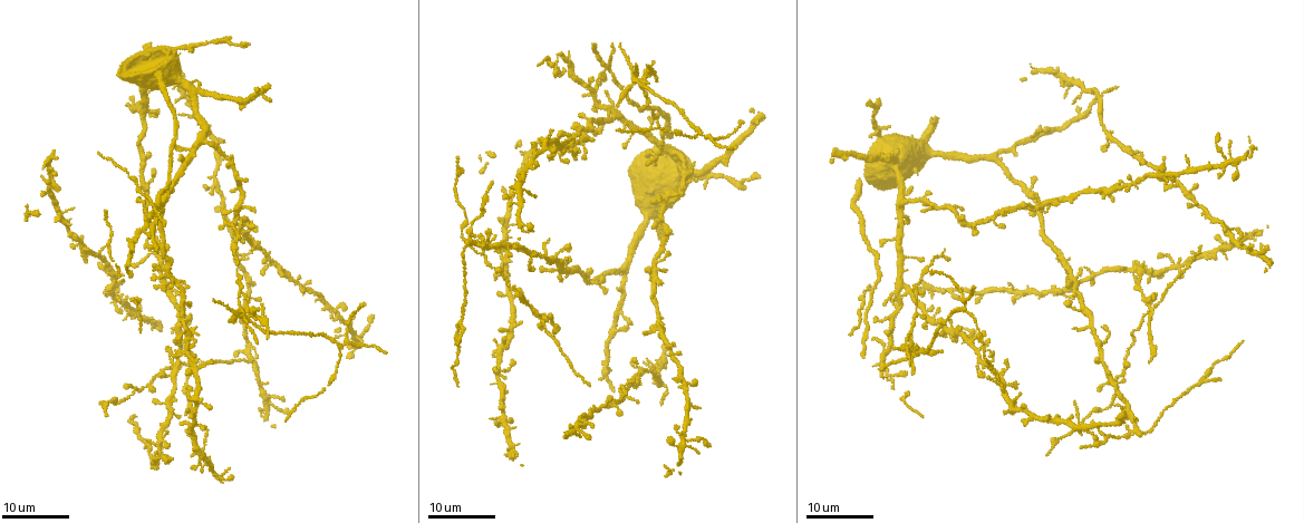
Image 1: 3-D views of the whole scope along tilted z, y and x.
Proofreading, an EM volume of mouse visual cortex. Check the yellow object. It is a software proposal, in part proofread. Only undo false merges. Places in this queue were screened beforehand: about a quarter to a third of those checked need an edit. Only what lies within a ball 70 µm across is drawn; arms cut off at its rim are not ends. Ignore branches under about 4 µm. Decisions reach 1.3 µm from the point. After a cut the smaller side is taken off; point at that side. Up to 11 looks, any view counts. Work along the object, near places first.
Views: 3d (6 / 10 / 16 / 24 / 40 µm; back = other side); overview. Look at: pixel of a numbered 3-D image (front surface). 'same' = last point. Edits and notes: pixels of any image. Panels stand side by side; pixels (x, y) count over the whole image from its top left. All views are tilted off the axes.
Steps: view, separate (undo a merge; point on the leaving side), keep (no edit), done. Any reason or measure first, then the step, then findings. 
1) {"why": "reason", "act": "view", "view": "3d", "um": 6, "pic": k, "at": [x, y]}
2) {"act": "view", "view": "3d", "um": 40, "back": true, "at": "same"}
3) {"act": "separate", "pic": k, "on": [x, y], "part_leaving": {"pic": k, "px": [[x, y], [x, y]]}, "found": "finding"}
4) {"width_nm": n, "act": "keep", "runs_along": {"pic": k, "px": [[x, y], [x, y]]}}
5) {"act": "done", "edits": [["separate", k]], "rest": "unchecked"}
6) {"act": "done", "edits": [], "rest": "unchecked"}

{"why": "a fork", "act": "view", "view": "3d", "um": 16, "pic": 1, "at": [146, 384]}

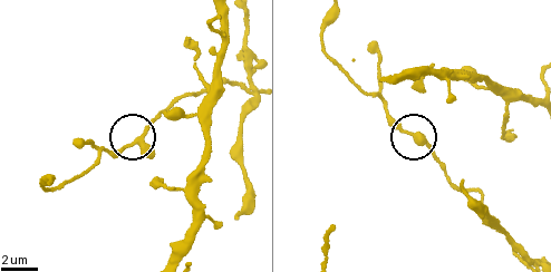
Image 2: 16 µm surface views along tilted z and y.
{"act": "view", "view": "3d", "um": 6, "pic": 2, "at": [137, 140]}

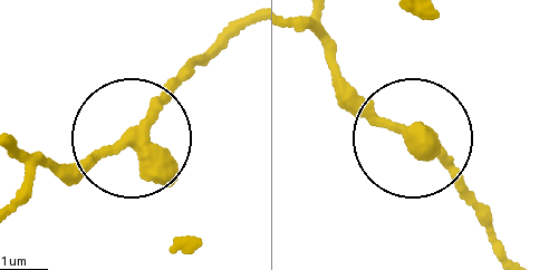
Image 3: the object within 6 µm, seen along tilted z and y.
{"width_nm": 250, "act": "keep", "found": "continuous, no second cell"}

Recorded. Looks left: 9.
{"why": "four arms meet", "act": "view", "view": "3d", "um": 16, "pic": 1, "at": [1150, 307]}

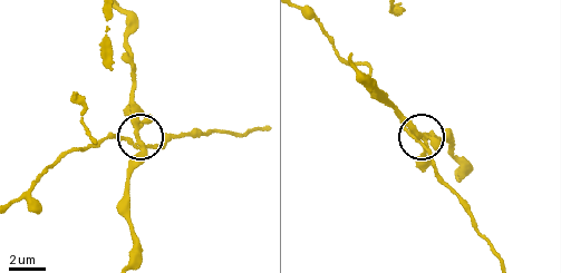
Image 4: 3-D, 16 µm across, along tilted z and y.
{"why": "zoom in", "act": "view", "view": "3d", "um": 6, "pic": 4, "at": [141, 140]}

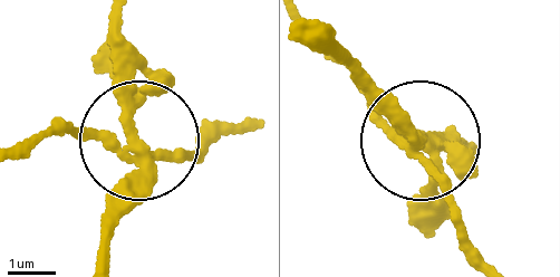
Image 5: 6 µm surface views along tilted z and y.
{"side_arm_um": 10, "arms": 4, "act": "separate", "pic": 5, "on": [115, 206], "found": "two cells meet here"}

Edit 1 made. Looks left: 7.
{"act": "view", "view": "3d", "um": 16, "pic": 1, "at": [1100, 347]}

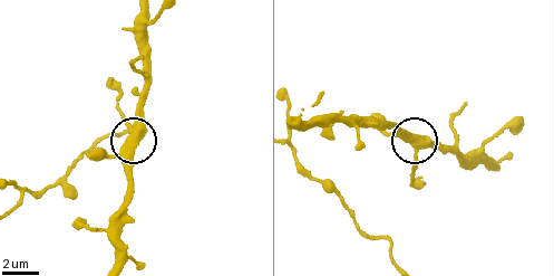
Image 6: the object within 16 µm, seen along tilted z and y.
{"act": "view", "view": "3d", "um": 10, "pic": 6, "at": [417, 146]}

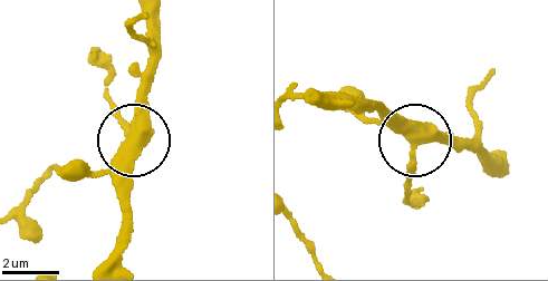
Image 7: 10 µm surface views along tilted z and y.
{"arms": 3, "act": "keep", "found": "one cell here"}

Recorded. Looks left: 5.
{"act": "view", "view": "3d", "um": 16, "pic": 1, "at": [48, 193]}

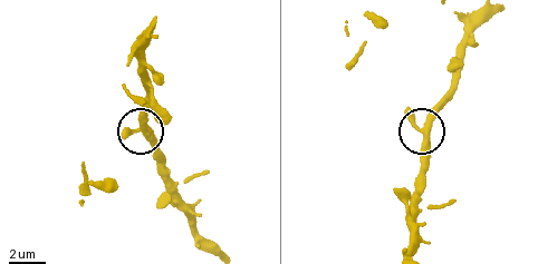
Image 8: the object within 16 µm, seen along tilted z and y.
{"act": "view", "view": "3d", "um": 6, "pic": 8, "at": [424, 128]}

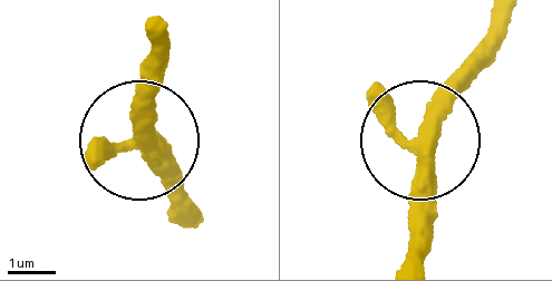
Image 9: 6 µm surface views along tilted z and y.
{"act": "keep", "runs_along": {"pic": 9, "px": [[186, 215], [133, 128], [146, 41]]}, "found": "continuous, no second cell"}

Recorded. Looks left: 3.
{"why": "three arms meet", "act": "view", "view": "3d", "um": 24, "pic": 1, "at": [907, 292]}

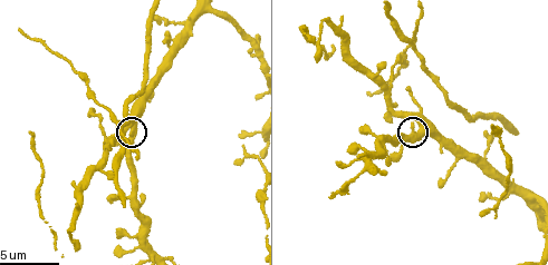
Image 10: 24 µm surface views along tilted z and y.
{"why": "closer look", "act": "view", "view": "3d", "um": 6, "pic": 10, "at": [411, 132]}

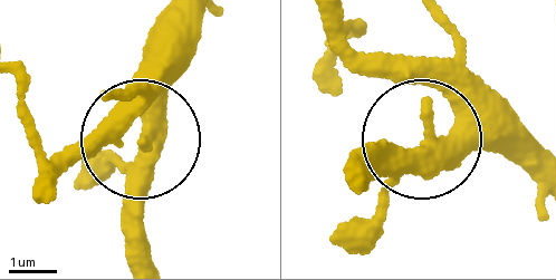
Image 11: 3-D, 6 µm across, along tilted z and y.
{"width_nm": 360, "act": "keep", "found": "one cell here"}

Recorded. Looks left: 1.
{"act": "done", "edits": [["separate", 5]], "rest": "unchecked"}

